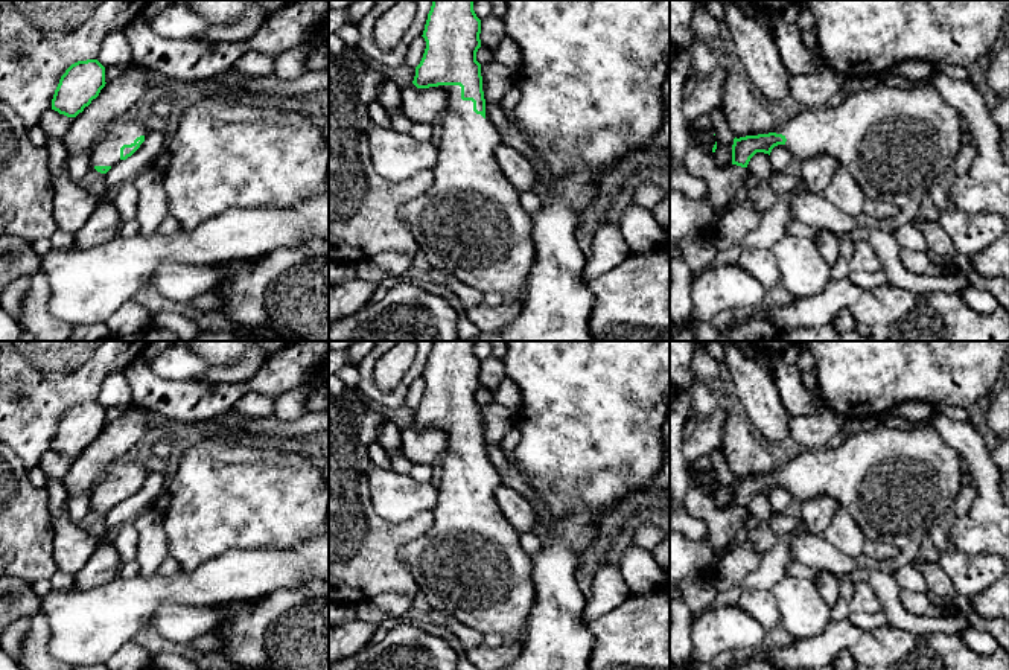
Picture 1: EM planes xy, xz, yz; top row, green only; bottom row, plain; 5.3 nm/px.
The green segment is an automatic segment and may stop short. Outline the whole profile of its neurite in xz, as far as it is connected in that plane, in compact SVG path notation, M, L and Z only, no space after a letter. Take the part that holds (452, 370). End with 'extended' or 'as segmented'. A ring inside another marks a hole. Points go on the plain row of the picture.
M432 341L422 376L426 390L415 408L412 425L417 429L441 429L447 437L447 446L440 460L441 483L432 509L434 525L426 534L403 547L399 560L409 568L429 609L440 611L482 635L502 633L507 636L507 644L522 647L525 640L519 635L527 636L528 615L537 595L533 560L519 544L519 531L505 519L496 502L495 493L501 486L501 475L485 455L481 405L476 402L476 393L481 388L479 375L481 361L473 352L473 341Z | extended

